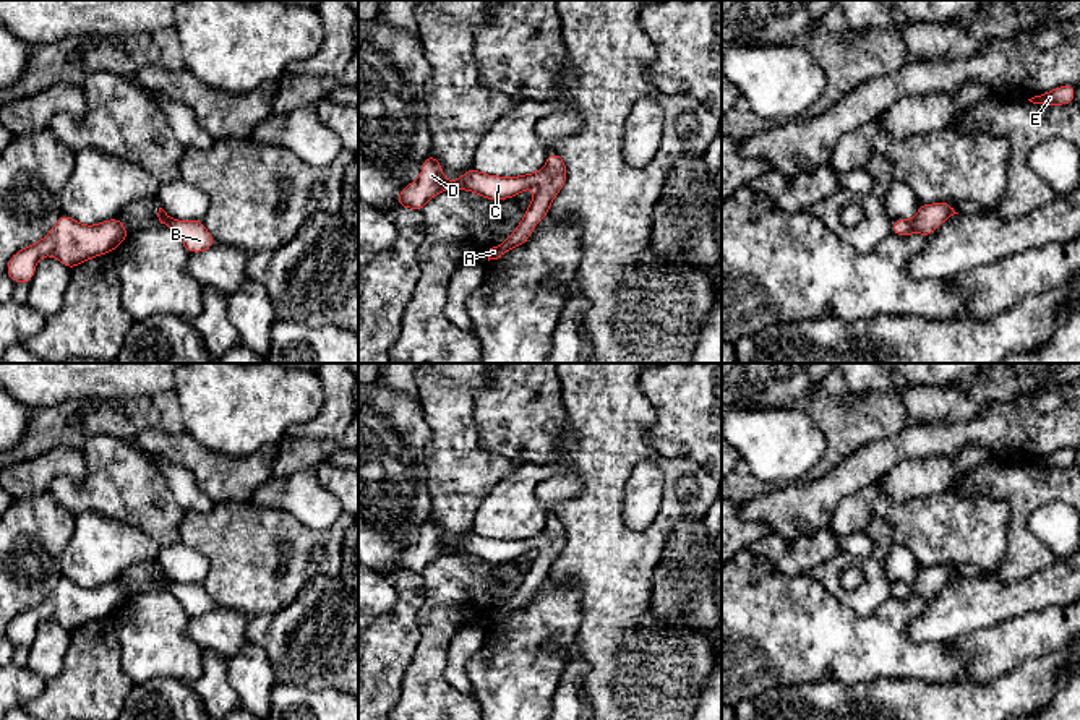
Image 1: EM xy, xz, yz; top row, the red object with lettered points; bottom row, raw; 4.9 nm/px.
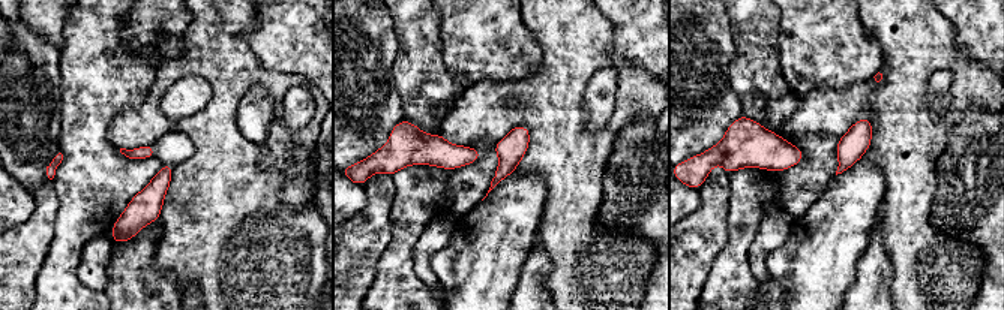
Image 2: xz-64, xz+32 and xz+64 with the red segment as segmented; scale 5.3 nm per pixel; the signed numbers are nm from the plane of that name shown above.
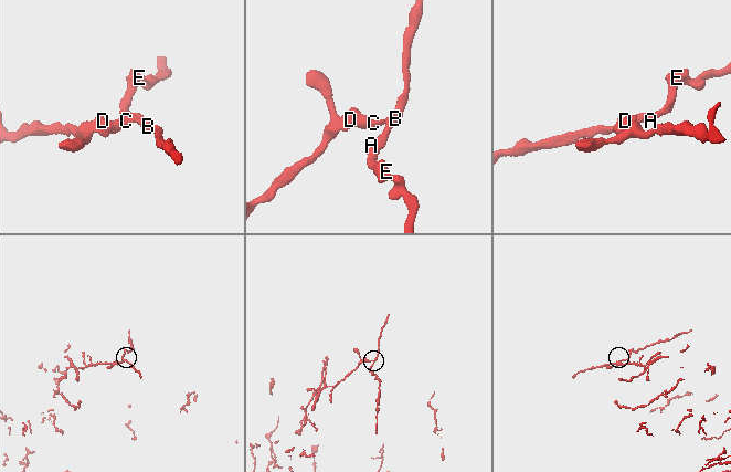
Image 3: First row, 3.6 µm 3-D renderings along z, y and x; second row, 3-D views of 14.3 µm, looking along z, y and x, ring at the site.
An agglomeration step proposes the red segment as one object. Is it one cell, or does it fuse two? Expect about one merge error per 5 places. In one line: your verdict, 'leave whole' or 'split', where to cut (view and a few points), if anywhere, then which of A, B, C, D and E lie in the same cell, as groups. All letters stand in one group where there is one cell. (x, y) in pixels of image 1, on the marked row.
leave whole | no cut | A B C D E

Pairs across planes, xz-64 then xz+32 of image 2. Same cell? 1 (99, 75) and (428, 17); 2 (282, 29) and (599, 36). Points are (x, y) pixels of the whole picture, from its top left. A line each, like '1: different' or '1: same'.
1: same
2: different

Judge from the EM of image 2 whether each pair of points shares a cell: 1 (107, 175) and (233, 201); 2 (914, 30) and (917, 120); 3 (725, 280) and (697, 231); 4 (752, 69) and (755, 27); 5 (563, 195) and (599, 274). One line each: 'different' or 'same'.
1: different
2: same
3: different
4: same
5: same

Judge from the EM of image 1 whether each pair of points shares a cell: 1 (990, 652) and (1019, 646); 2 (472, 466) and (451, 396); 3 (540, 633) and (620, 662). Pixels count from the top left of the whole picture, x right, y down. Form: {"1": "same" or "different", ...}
{"1": "same", "2": "same", "3": "different"}

